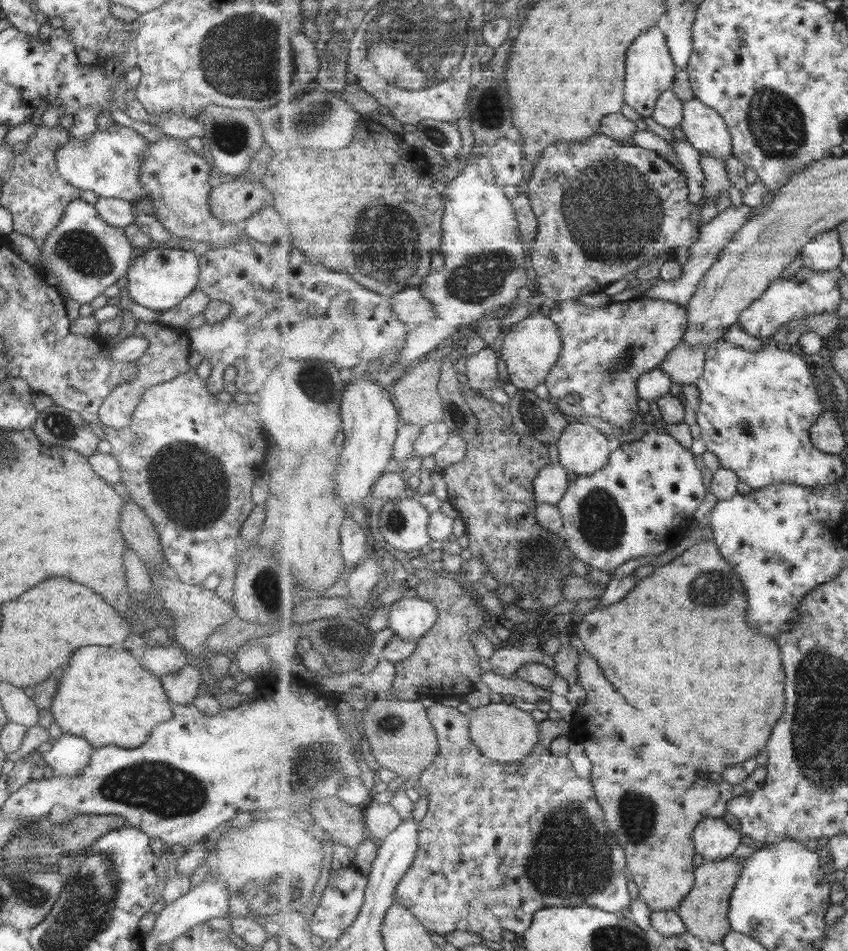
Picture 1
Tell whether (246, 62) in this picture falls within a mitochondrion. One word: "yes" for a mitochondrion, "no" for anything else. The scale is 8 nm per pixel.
yes

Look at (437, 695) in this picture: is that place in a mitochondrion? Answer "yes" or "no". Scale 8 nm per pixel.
no

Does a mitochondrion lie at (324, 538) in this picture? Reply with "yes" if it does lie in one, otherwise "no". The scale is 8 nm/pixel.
no

